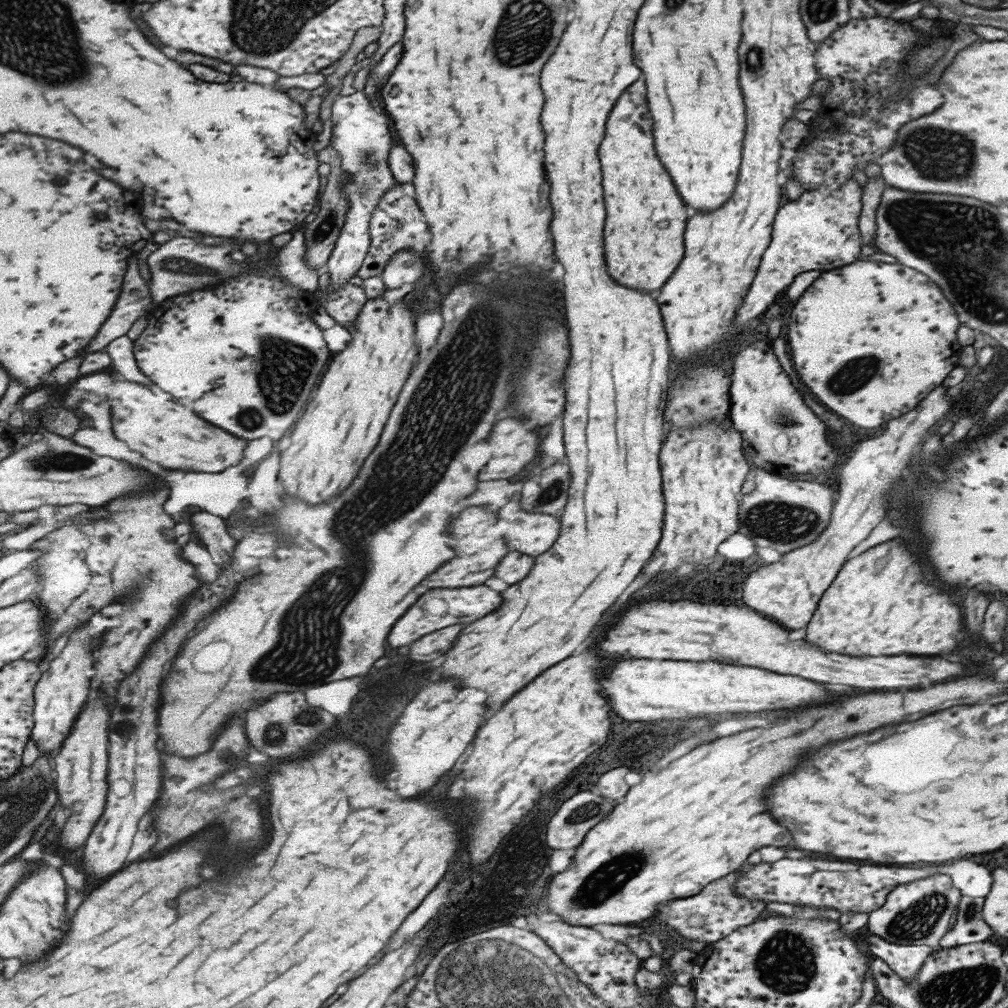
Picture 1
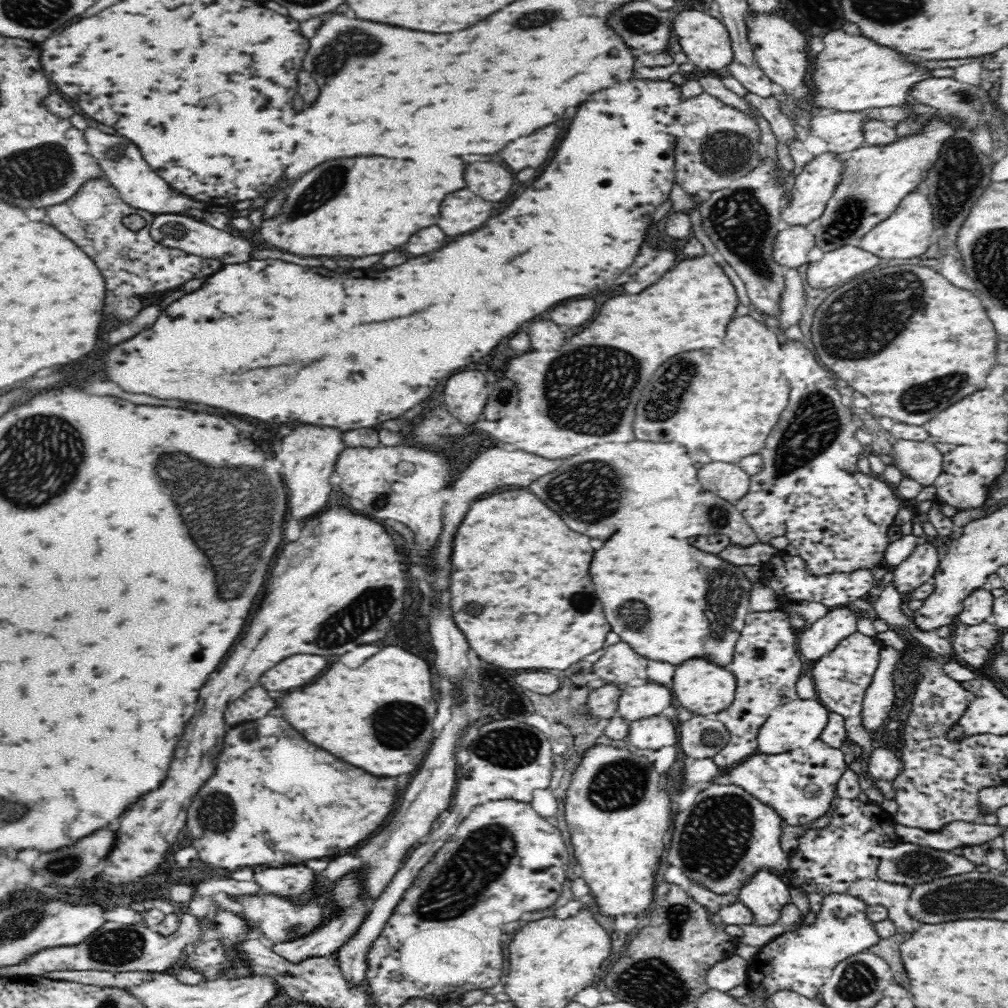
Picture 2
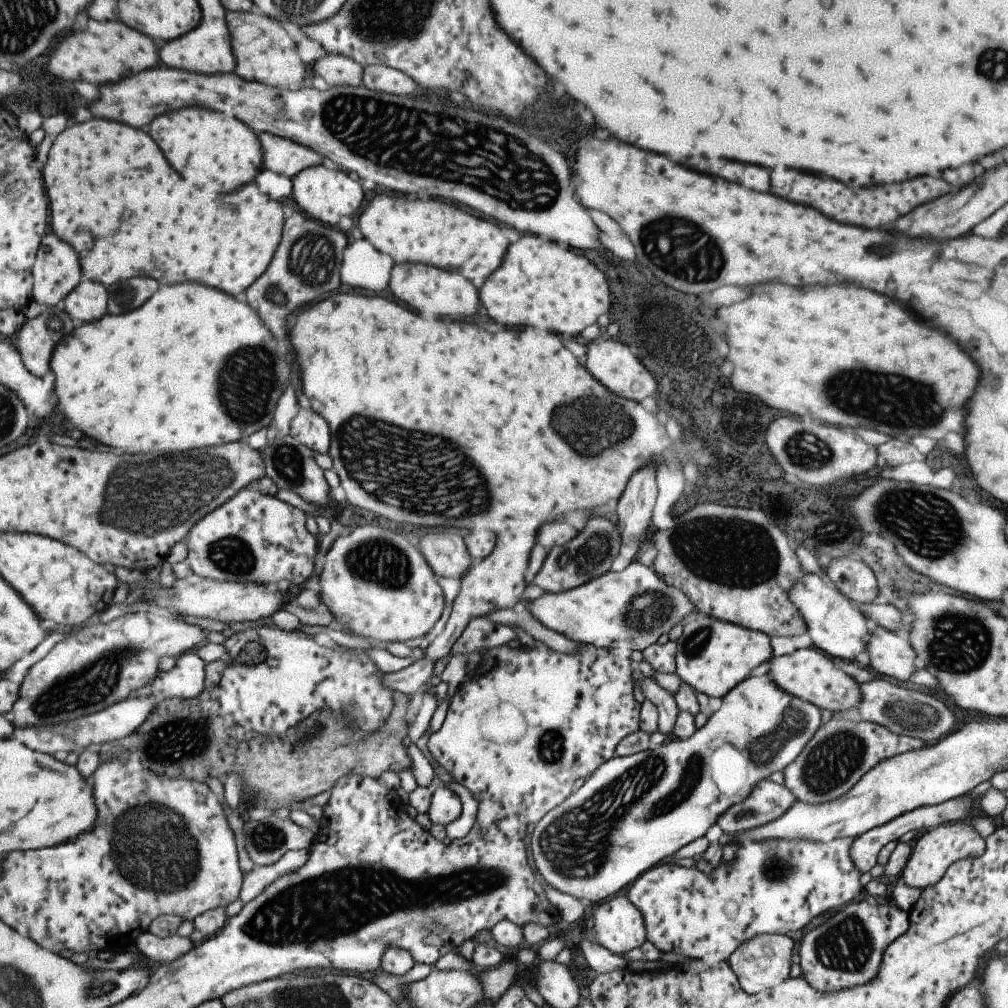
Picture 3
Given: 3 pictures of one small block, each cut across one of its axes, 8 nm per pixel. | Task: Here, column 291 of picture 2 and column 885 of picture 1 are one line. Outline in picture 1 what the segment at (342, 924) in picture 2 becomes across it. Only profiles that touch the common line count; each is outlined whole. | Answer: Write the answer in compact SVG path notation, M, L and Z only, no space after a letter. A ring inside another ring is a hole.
M873 934L867 937L867 944L867 950L876 958L883 960L905 982L911 982L913 976L917 976L919 968L933 952L928 946L901 946L885 942Z

